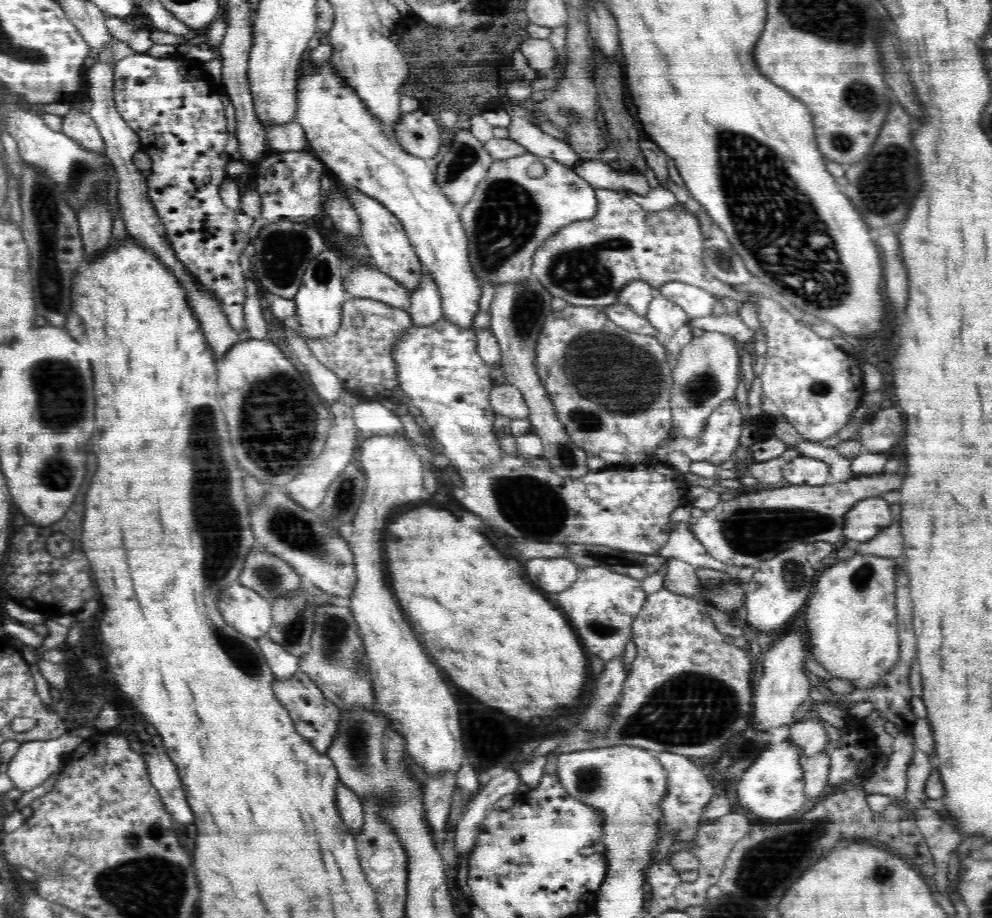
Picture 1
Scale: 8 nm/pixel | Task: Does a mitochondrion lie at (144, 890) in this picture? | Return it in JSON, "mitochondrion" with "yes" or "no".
{"mitochondrion":"yes"}

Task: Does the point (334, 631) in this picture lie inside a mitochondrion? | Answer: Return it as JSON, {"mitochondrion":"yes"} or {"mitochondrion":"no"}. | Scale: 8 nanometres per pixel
{"mitochondrion":"yes"}

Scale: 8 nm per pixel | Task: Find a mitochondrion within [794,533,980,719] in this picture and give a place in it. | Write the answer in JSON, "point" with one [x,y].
{"point":[862,578]}

